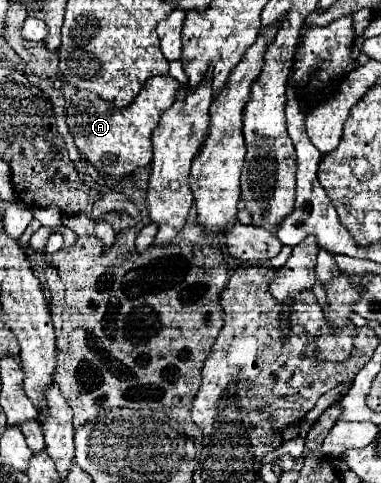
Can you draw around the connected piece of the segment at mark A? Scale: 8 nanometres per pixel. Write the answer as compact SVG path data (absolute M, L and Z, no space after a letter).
M153 76L127 108L117 108L93 92L77 90L69 98L65 114L69 132L73 134L79 152L85 154L99 172L117 178L129 176L139 166L147 166L153 160L151 132L159 124L161 112L165 112L175 102L179 88L181 84L171 76Z

